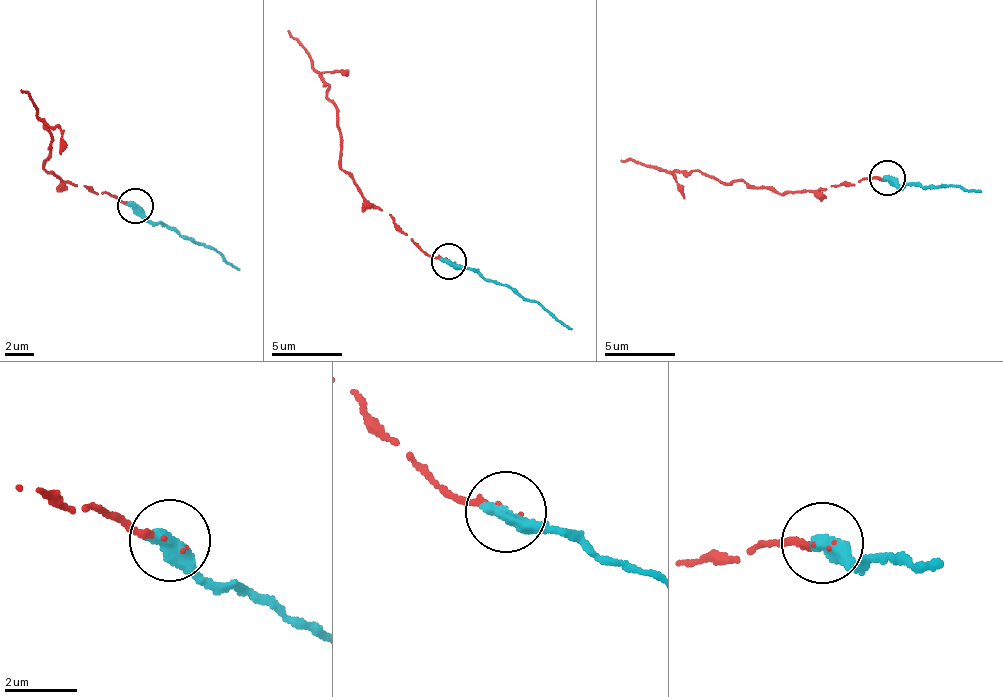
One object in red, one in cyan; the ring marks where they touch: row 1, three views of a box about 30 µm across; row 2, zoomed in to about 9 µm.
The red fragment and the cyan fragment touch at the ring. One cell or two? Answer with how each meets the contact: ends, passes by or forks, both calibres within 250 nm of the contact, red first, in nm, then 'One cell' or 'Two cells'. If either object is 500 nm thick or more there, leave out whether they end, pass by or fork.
Thickness 130 nm (red) against 500 nm. One cell

